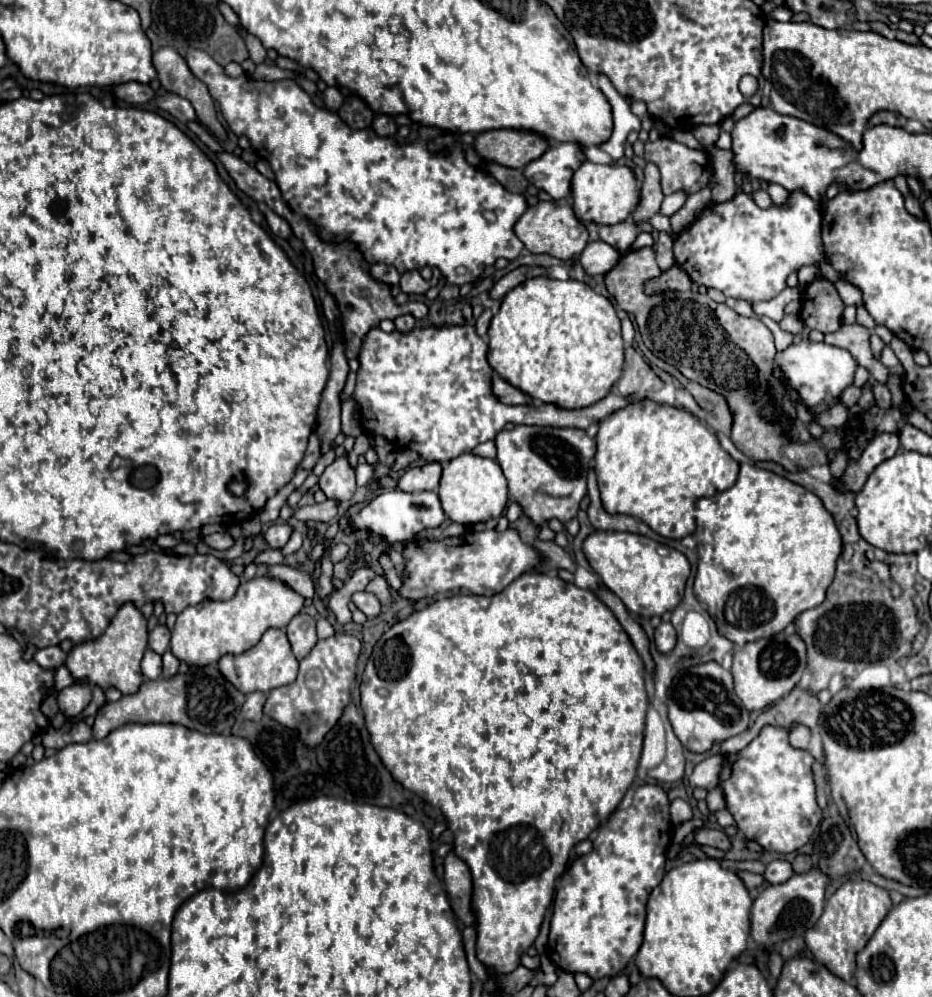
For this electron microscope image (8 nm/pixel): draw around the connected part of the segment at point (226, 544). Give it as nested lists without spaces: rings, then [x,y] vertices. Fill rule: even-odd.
[[[212,533],[208,537],[204,537],[206,545],[210,545],[212,549],[218,549],[218,551],[226,551],[234,545],[234,539],[230,537],[230,533]]]

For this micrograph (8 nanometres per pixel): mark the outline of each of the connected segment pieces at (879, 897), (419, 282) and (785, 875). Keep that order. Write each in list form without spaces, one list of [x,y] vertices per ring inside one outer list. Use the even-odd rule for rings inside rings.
[[[846,881],[824,907],[818,923],[806,931],[806,945],[812,951],[814,959],[822,963],[836,977],[850,981],[856,969],[856,955],[866,947],[868,939],[874,935],[880,919],[888,915],[892,909],[892,901],[886,889],[870,883],[870,881]]]
[[[408,271],[400,279],[400,289],[406,295],[422,295],[422,293],[426,293],[428,285],[426,285],[426,281],[422,279],[422,275],[418,271]]]
[[[780,859],[768,863],[768,865],[766,865],[766,871],[764,871],[764,879],[766,879],[768,883],[772,883],[772,885],[774,885],[774,883],[784,883],[784,881],[788,881],[792,875],[794,875],[792,865],[790,865],[788,861],[780,861]]]

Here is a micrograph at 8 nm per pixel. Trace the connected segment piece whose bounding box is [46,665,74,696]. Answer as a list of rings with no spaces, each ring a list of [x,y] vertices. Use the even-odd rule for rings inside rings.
[[[65,665],[59,667],[55,672],[54,686],[47,691],[46,696],[51,695],[54,691],[59,691],[65,687],[72,685],[73,677]]]

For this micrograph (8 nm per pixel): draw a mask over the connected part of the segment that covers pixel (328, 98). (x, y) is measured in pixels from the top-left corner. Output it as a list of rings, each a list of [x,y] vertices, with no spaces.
[[[328,87],[324,91],[324,103],[326,103],[328,111],[338,111],[342,107],[342,103],[344,103],[344,97],[336,87]]]

